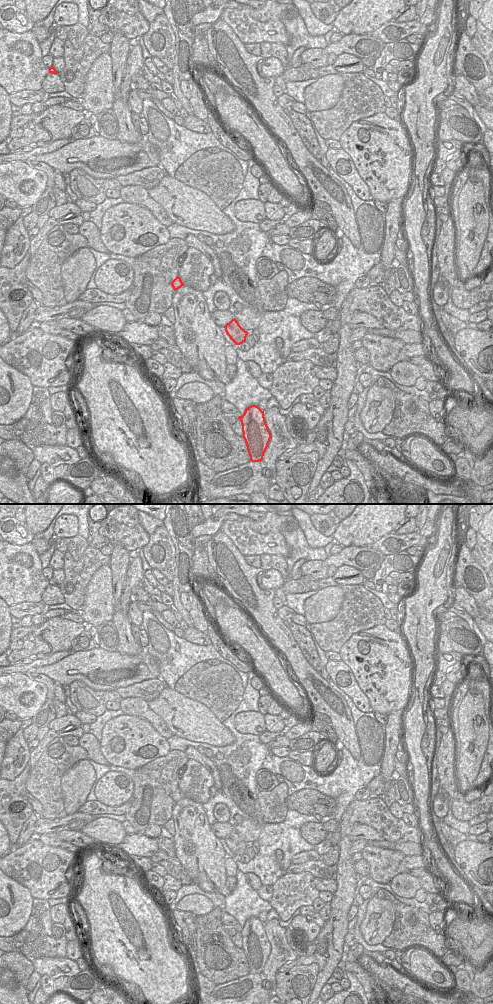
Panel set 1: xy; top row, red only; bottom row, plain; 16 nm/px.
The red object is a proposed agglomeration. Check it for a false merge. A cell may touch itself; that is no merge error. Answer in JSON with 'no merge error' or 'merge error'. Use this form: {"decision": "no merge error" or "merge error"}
{"decision": "no merge error"}

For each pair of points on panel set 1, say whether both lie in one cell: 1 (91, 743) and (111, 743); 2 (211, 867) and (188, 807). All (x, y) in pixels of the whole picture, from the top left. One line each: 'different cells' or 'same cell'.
1: different cells
2: same cell

